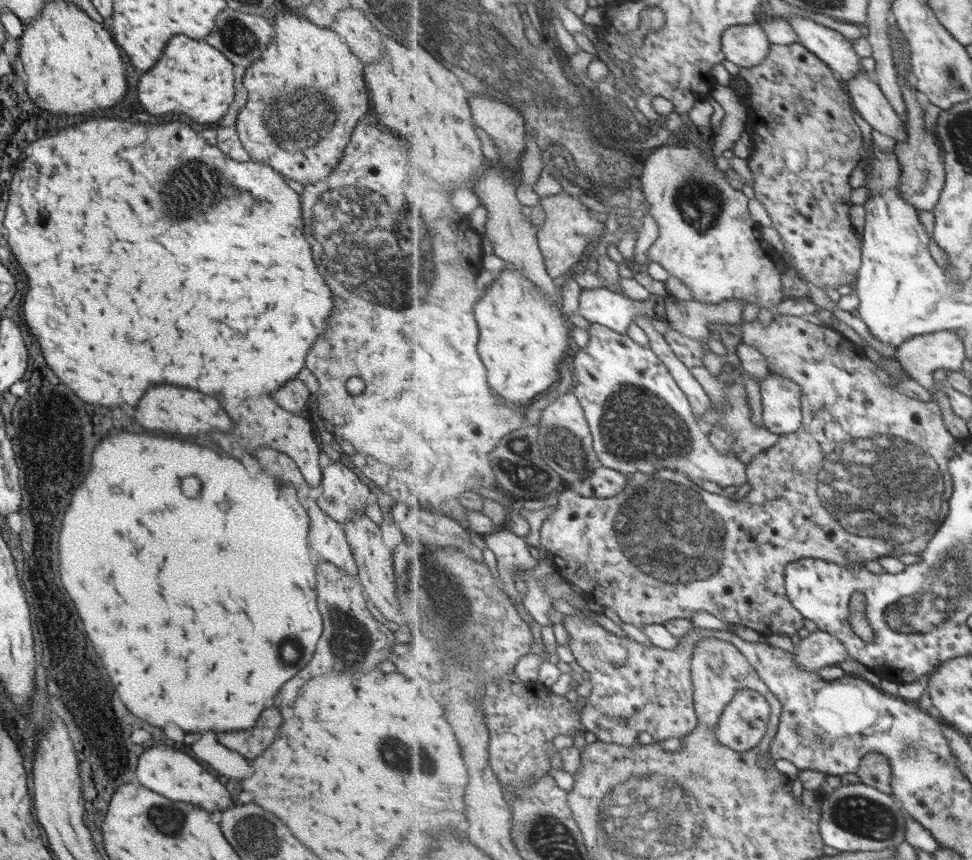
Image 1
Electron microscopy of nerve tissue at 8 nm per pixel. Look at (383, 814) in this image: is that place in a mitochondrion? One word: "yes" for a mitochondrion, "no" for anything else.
no

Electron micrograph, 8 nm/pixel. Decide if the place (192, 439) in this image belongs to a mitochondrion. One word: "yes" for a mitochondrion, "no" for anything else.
no

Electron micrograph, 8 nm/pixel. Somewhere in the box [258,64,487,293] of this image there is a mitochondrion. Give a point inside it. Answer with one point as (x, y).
(301, 244)

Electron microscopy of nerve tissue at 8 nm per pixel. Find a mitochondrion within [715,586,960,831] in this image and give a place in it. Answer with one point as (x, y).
(908, 748)

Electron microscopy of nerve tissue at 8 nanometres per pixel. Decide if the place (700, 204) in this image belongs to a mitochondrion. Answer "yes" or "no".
yes

